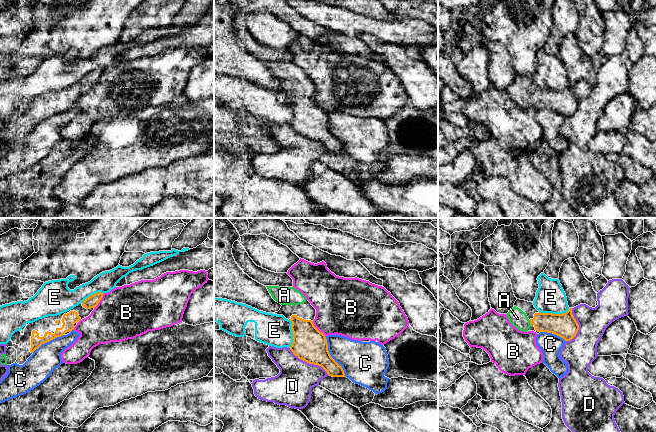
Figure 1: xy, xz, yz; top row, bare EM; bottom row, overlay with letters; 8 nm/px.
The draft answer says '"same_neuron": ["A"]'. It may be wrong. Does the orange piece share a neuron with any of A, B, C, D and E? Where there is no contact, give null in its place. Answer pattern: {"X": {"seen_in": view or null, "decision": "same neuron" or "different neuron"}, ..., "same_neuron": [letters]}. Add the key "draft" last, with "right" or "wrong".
{"A": {"seen_in": "yz", "decision": "same neuron"}, "B": {"seen_in": "xz", "decision": "different neuron"}, "C": {"seen_in": "xz", "decision": "different neuron"}, "D": {"seen_in": "xz", "decision": "different neuron"}, "E": {"seen_in": "yz", "decision": "different neuron"}, "same_neuron": ["A"], "draft": "right"}

